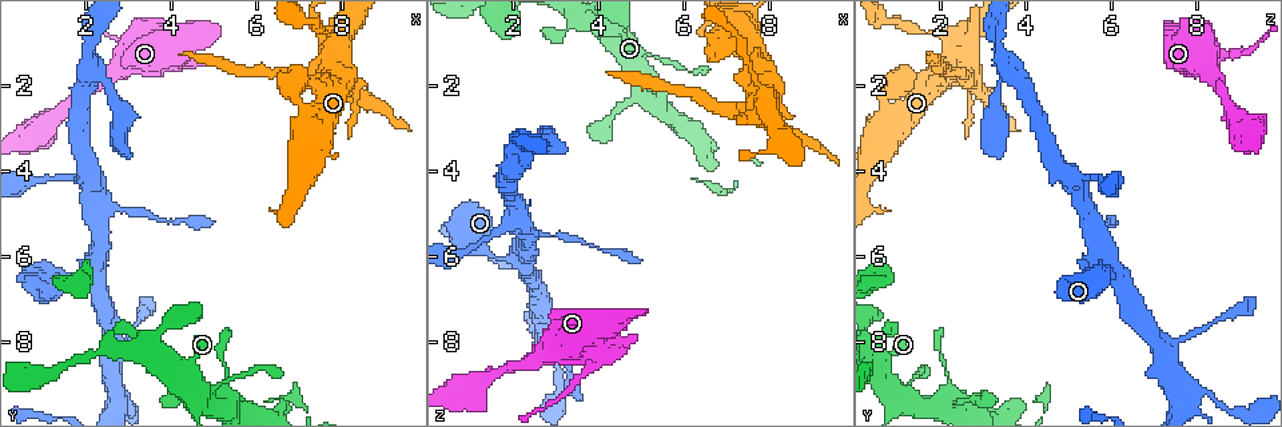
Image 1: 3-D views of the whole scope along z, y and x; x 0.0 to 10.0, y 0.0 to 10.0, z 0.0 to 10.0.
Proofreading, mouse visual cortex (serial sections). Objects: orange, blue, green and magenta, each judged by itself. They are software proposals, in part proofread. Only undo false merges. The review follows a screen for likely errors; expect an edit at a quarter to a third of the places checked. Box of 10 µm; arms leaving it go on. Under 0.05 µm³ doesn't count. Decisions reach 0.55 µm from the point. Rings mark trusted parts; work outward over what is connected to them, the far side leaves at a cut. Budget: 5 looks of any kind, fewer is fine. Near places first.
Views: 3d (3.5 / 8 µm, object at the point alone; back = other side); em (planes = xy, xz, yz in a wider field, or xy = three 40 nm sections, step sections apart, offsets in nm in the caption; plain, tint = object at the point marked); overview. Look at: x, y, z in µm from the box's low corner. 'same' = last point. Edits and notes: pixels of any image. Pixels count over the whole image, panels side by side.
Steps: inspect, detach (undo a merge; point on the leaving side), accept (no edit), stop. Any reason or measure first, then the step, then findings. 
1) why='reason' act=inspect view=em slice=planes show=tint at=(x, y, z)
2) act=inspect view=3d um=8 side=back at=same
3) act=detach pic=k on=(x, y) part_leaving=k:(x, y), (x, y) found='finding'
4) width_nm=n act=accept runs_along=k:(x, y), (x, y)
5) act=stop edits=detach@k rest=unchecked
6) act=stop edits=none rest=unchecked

why='side arm on a straight run' act=inspect view=3d um=3.5 at=(2.70, 8.55, 7.40)

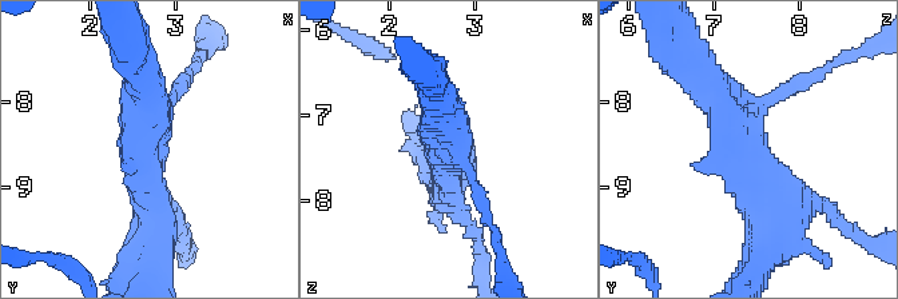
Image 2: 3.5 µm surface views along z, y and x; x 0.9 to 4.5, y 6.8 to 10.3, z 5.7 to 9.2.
why='need the tissue' act=inspect view=em slice=planes show=tint at=(2.65, 8.55, 7.40)

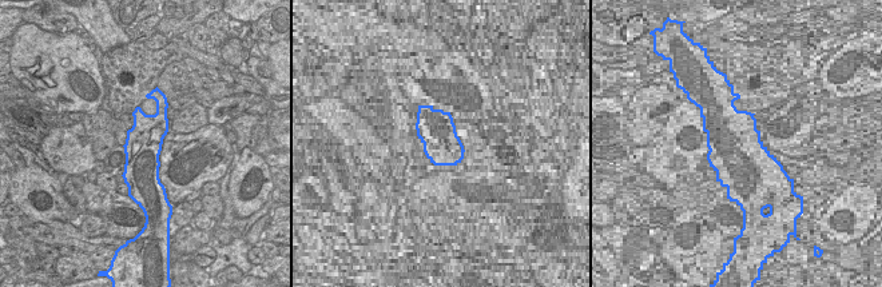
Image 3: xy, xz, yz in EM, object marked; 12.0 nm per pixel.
act=accept runs_along=2:(702, 76), (759, 163), (814, 204) found='continuous, no second cell'

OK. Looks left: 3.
why='small branch off a trunk' act=inspect view=3d um=3.5 side=back at=(2.35, 5.00, 5.50)

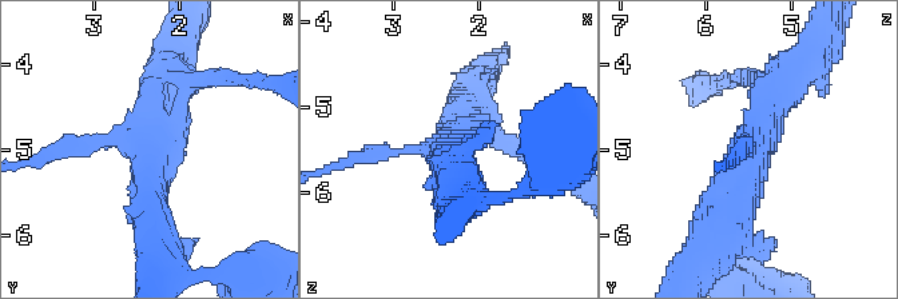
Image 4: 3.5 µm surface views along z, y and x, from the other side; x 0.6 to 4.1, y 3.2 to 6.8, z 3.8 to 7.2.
arms=3 arm_widths_nm=200,350,500 why='shape alone is not enough' act=inspect view=em slice=xy step=3 show=tint at=same

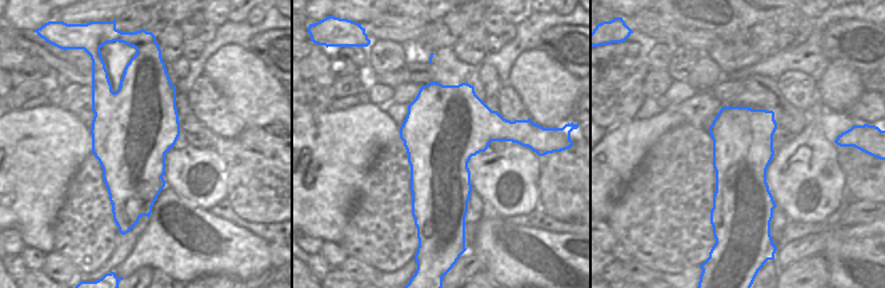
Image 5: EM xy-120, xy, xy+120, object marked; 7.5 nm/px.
act=accept runs_along=4:(720, 236), (762, 110), (789, 72) found='all the same cell'

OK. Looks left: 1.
act=stop edits=none rest=unchecked

